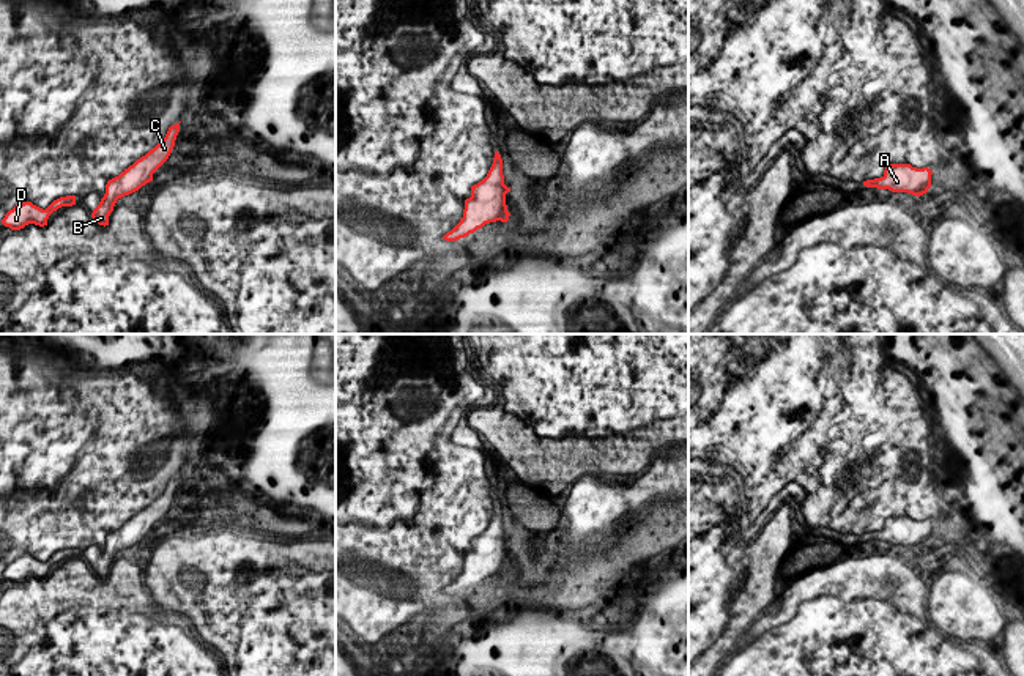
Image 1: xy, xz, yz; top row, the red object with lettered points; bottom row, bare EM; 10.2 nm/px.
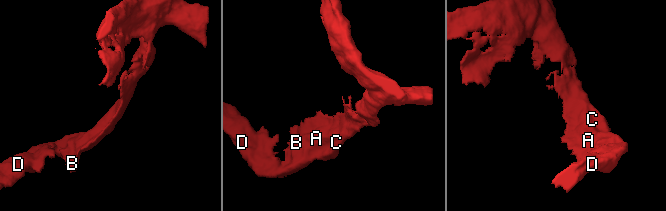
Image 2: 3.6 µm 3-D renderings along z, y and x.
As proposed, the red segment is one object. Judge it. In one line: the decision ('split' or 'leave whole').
leave whole

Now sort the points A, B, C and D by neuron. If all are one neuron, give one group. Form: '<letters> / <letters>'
A B C D

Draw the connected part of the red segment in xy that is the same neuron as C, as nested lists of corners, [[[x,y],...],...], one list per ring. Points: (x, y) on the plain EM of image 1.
[[[180,476],[170,479],[165,490],[153,503],[124,522],[118,529],[107,534],[106,547],[91,566],[91,570],[99,578],[109,578],[109,569],[118,552],[153,534],[153,526],[169,512],[178,485]]]

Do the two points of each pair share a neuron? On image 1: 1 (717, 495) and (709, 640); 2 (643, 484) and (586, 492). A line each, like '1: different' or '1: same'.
1: same
2: same

